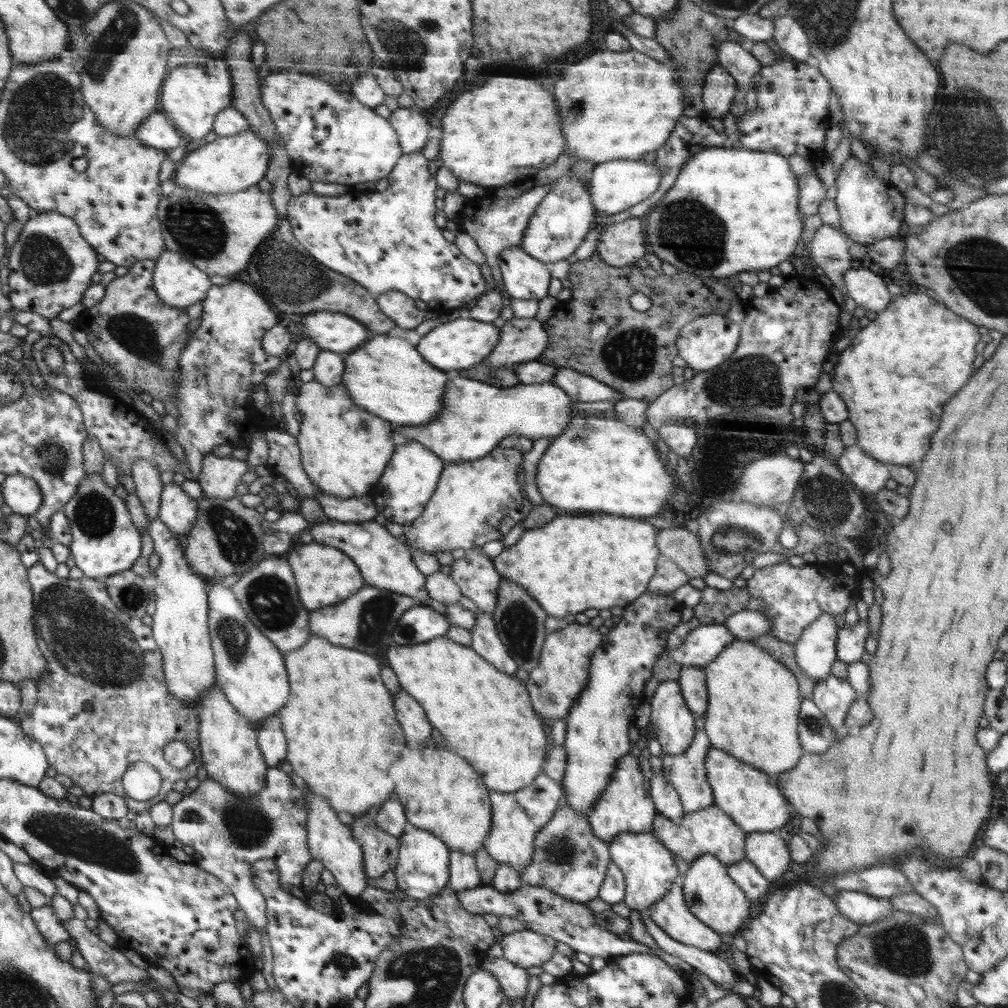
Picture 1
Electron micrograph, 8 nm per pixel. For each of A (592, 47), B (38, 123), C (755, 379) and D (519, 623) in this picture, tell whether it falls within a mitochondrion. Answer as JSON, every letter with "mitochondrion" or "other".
{"A":"other","B":"mitochondrion","C":"mitochondrion","D":"mitochondrion"}

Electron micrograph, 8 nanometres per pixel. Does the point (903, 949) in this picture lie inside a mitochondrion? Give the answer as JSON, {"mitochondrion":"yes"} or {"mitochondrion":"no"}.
{"mitochondrion":"yes"}

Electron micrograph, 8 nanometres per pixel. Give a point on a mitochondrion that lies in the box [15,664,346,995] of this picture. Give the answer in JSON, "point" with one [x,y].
{"point":[72,836]}

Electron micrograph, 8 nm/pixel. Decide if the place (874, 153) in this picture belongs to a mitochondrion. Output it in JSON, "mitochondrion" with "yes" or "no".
{"mitochondrion":"no"}

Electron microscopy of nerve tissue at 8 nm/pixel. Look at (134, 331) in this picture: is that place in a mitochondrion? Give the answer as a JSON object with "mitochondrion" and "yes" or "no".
{"mitochondrion":"yes"}

